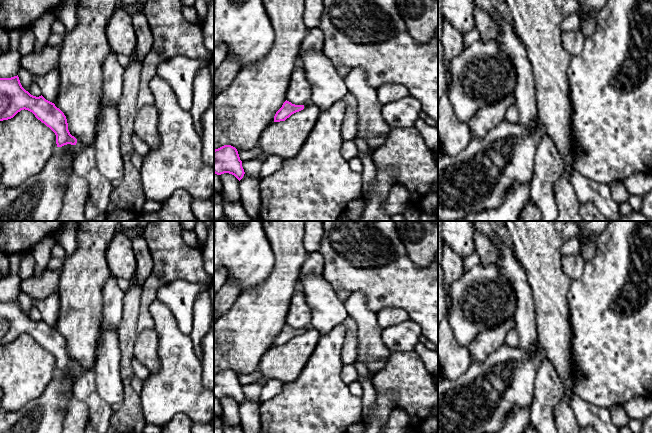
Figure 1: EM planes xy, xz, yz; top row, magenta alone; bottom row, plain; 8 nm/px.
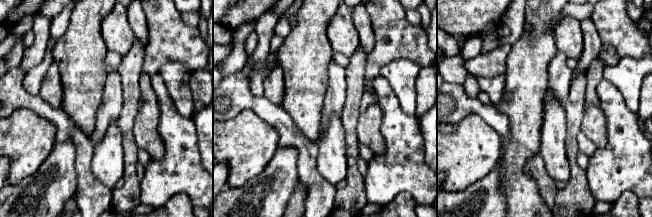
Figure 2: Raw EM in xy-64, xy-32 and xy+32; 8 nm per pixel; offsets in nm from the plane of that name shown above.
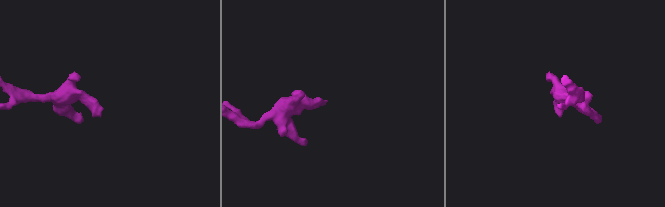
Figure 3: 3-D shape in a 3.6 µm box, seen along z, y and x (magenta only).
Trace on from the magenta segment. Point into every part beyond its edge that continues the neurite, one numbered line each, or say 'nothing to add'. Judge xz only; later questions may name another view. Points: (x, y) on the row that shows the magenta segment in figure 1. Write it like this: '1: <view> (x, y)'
nothing to add

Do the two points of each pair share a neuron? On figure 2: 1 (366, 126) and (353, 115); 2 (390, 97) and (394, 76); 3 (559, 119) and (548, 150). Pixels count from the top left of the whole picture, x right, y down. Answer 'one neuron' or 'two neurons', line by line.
1: two neurons
2: two neurons
3: one neuron

